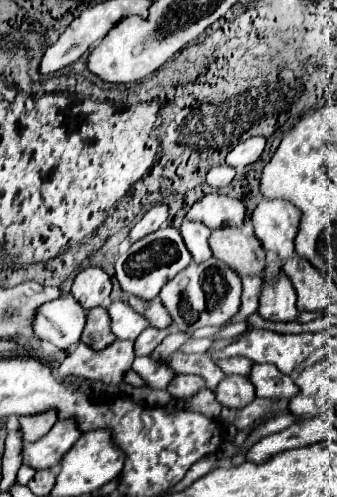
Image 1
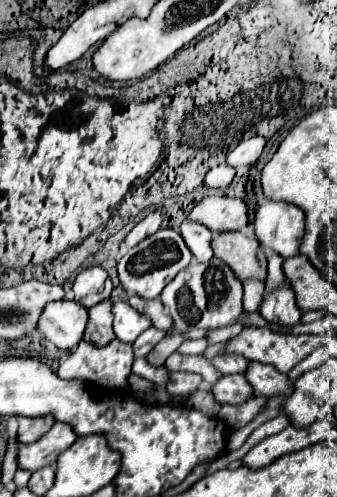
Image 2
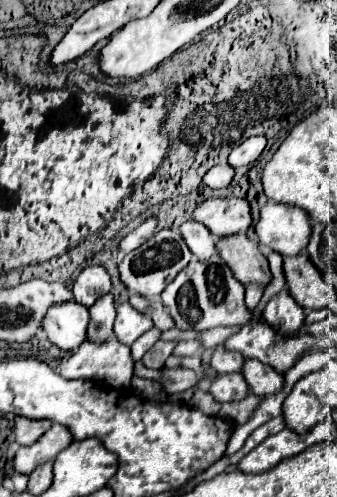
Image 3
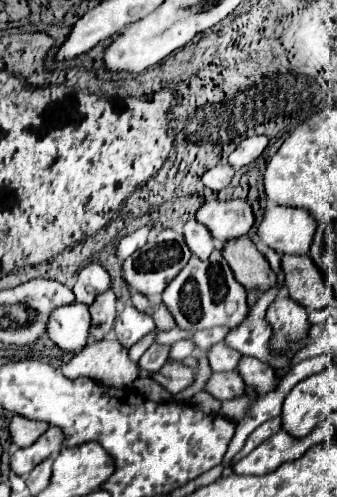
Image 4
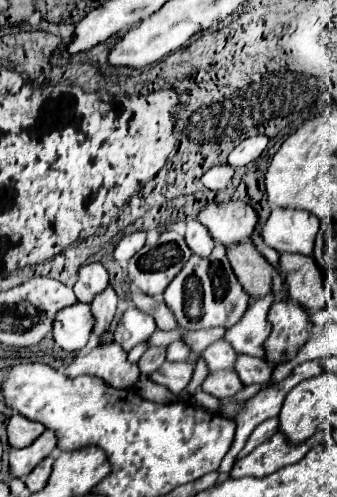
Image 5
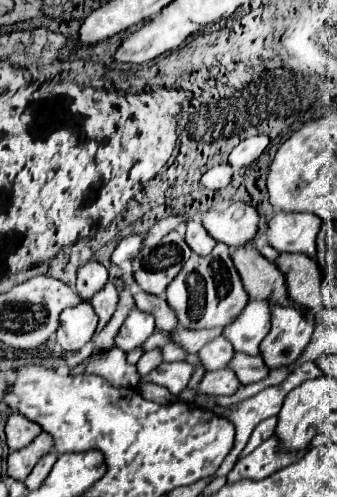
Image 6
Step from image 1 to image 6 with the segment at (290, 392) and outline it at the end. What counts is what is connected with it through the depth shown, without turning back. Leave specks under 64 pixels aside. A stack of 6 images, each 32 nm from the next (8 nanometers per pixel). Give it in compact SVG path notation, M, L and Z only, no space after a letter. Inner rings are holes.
M240 352L234 354L230 368L236 372L236 376L242 384L260 382L270 374L268 366L264 364L264 360L260 356L248 356L248 354L240 354Z

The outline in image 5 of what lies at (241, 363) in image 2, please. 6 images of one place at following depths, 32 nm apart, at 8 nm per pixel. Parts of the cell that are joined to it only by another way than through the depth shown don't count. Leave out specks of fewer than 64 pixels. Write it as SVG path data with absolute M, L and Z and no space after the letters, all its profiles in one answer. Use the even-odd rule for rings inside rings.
M218 340L214 342L212 346L208 346L204 352L202 352L204 360L208 362L208 368L214 372L214 370L232 370L234 368L234 362L238 358L236 350L226 342L226 340Z

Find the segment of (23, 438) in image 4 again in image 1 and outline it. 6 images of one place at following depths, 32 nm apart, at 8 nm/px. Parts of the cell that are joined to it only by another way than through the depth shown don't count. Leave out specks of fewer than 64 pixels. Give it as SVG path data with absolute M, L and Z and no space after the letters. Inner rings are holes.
M54 408L32 416L20 416L20 430L24 432L24 440L28 442L40 440L44 434L48 434L48 430L54 426L56 420L58 420L58 412Z

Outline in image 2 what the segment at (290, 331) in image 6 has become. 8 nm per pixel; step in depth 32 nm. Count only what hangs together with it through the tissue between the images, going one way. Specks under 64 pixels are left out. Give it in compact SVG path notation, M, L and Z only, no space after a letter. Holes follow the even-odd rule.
M284 282L280 288L264 294L260 310L264 320L268 322L278 322L278 324L298 324L300 322L300 308L296 306L294 292L288 282Z

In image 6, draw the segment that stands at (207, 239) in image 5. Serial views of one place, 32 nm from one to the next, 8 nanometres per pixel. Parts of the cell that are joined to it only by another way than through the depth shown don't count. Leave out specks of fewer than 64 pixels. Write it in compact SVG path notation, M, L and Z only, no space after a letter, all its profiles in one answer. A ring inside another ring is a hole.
M190 220L186 224L186 242L198 256L208 256L212 252L212 248L216 246L216 240L196 220Z

